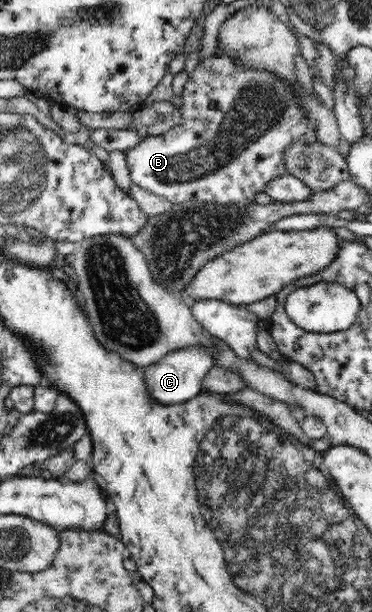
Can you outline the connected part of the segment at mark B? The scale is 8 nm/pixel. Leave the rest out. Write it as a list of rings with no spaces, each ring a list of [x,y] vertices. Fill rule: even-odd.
[[[218,47],[204,64],[198,64],[198,68],[189,74],[182,96],[171,102],[181,112],[182,122],[165,133],[146,137],[125,153],[131,182],[163,196],[174,205],[197,201],[212,205],[252,206],[256,192],[266,192],[271,183],[290,176],[286,165],[288,148],[294,144],[318,142],[318,127],[307,116],[299,94],[281,76],[269,68],[244,67],[237,54],[225,54]]]

